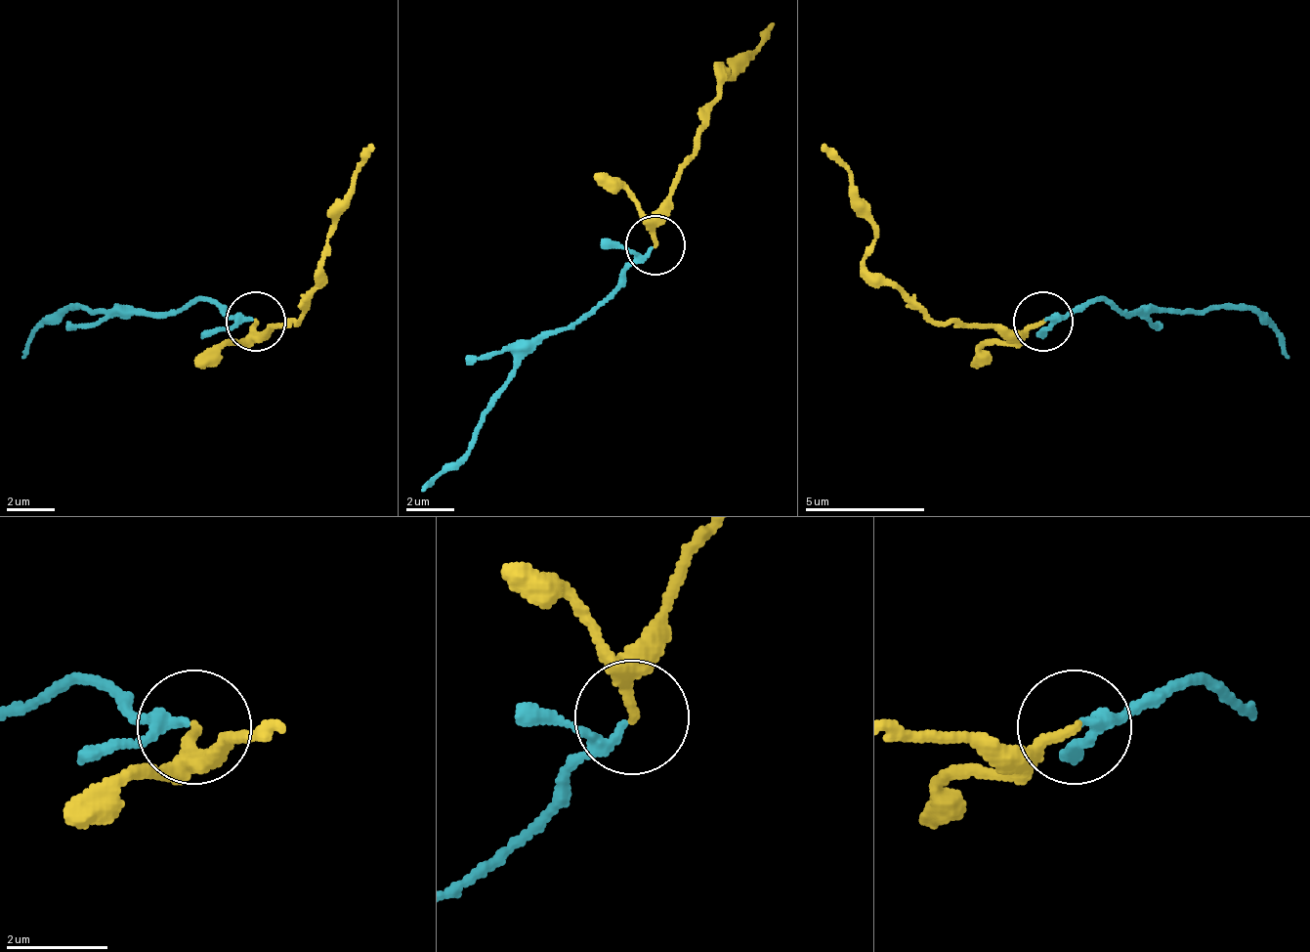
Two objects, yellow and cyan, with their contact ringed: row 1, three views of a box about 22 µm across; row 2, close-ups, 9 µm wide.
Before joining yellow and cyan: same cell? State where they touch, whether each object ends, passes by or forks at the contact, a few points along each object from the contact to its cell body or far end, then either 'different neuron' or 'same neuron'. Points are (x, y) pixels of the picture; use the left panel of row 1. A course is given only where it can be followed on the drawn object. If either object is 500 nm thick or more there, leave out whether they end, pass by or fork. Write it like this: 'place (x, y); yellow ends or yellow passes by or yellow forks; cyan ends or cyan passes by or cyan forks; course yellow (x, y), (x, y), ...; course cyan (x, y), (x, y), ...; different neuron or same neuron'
place (255, 321); yellow ends; cyan passes by; course yellow (257, 323), (274, 328), (299, 317), (322, 263), (334, 202), (370, 143); course cyan (251, 323), (203, 298), (185, 311), (65, 311), (23, 359); same neuron

